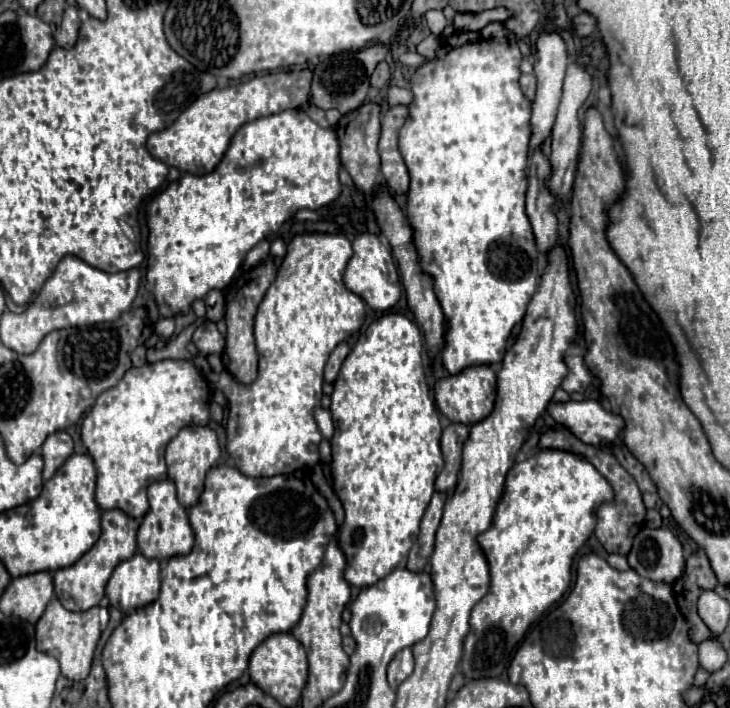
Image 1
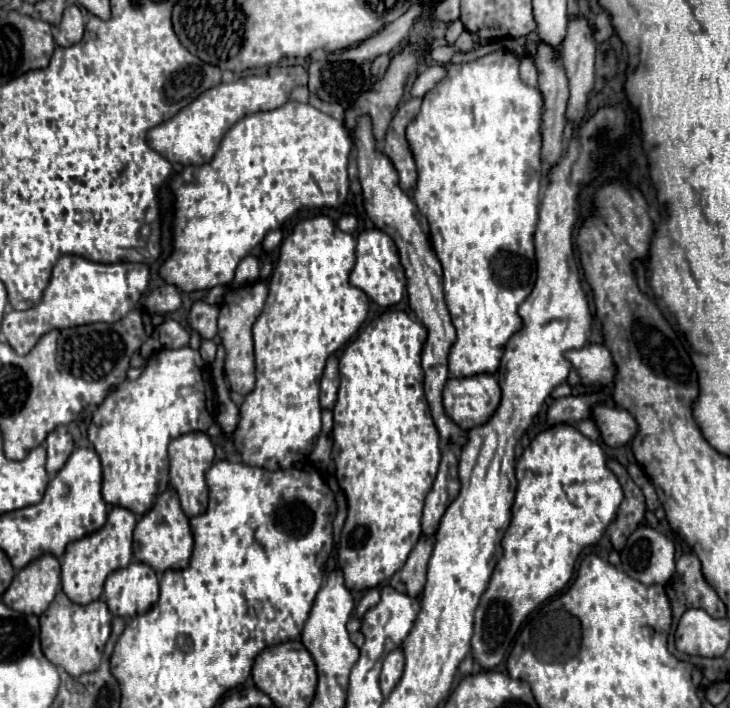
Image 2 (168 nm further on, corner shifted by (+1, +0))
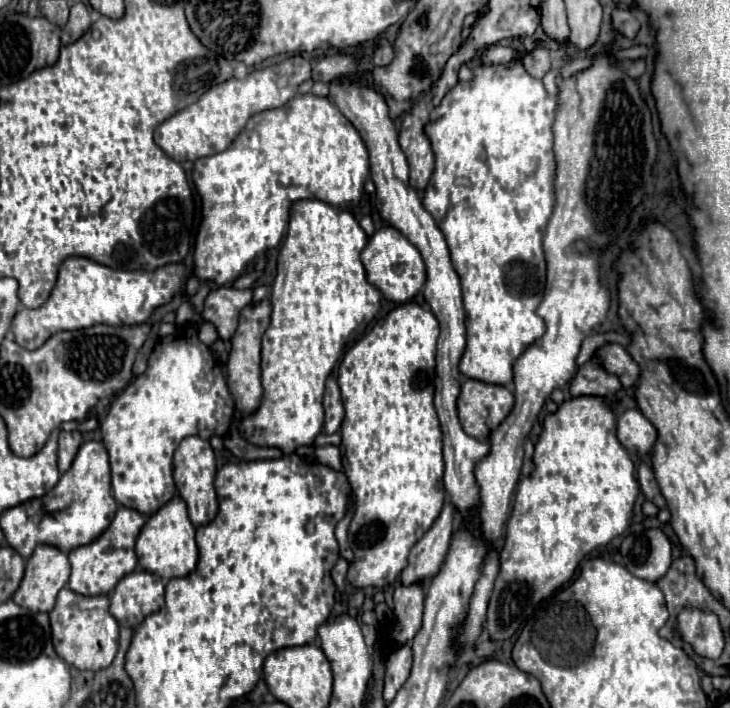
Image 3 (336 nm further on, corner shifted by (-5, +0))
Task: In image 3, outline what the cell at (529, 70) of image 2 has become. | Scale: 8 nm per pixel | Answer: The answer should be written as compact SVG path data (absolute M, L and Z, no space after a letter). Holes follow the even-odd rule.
M534 48L530 54L522 58L526 72L532 78L544 78L544 74L550 70L550 54L546 48Z

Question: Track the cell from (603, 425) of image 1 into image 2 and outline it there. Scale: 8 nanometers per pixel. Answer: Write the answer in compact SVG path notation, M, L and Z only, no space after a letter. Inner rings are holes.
M596 406L594 420L602 432L602 440L606 446L624 446L628 444L636 432L638 424L636 420L622 408L608 408L608 406Z

